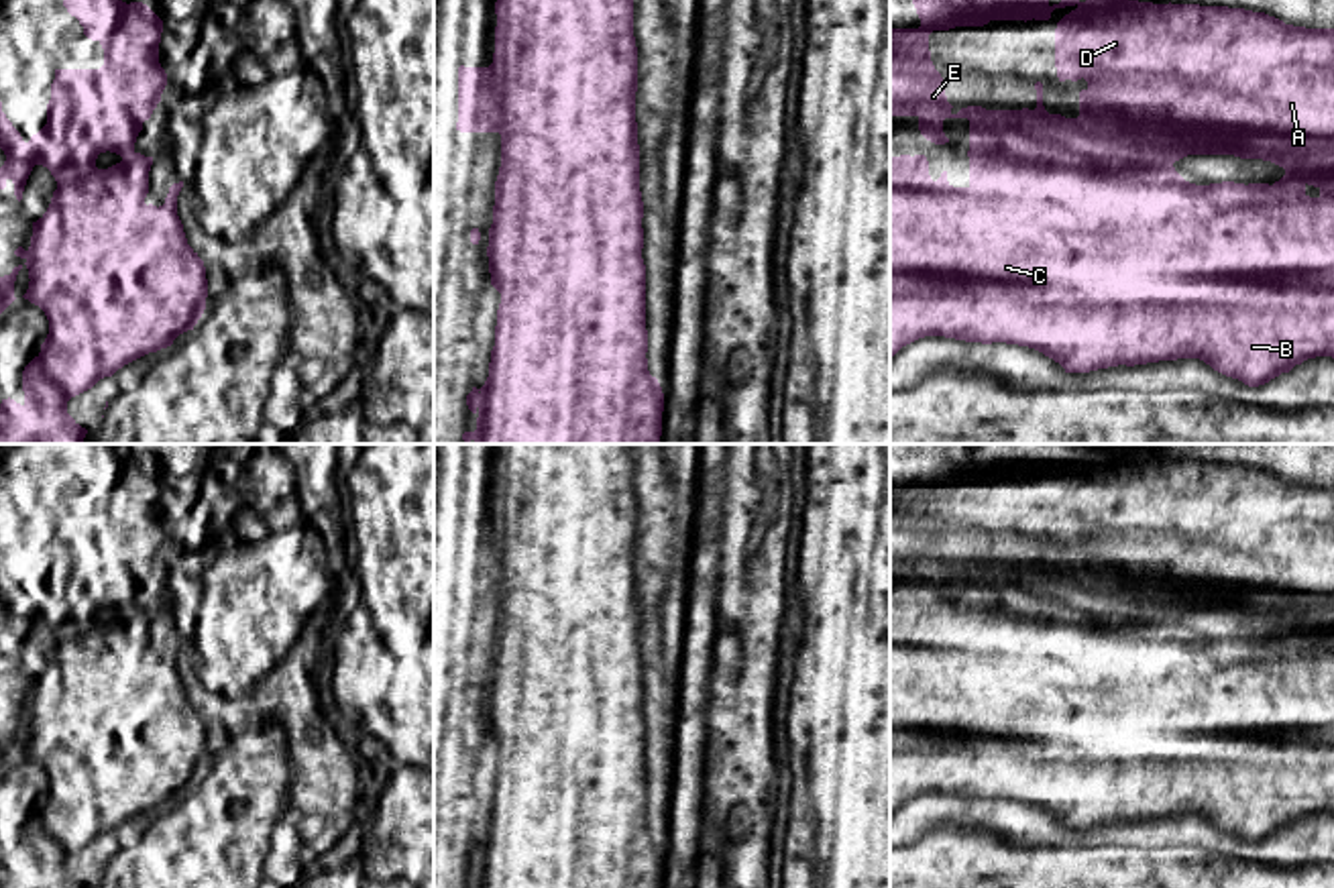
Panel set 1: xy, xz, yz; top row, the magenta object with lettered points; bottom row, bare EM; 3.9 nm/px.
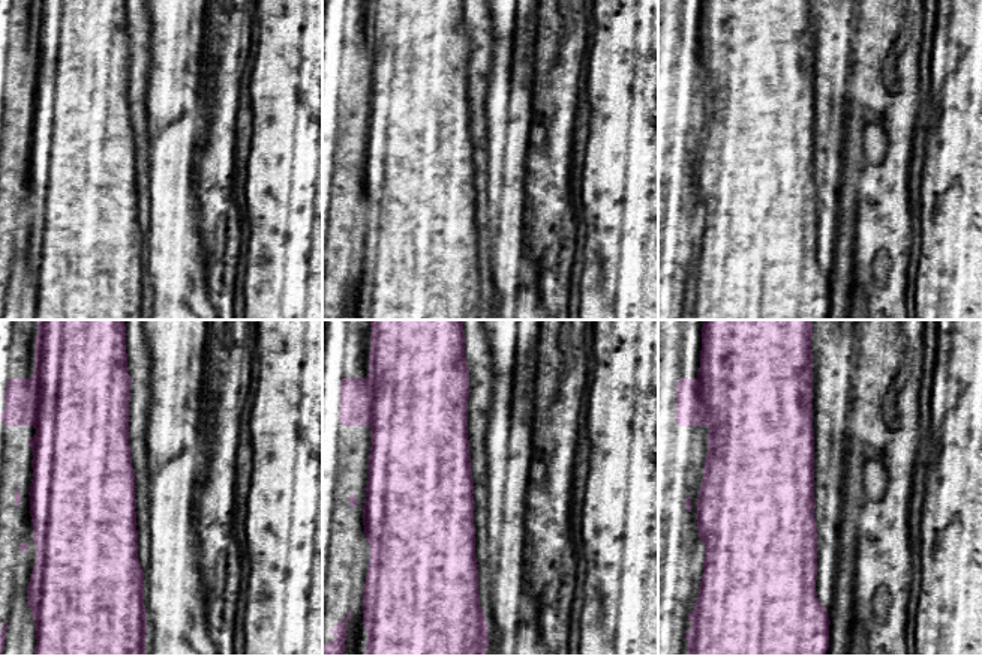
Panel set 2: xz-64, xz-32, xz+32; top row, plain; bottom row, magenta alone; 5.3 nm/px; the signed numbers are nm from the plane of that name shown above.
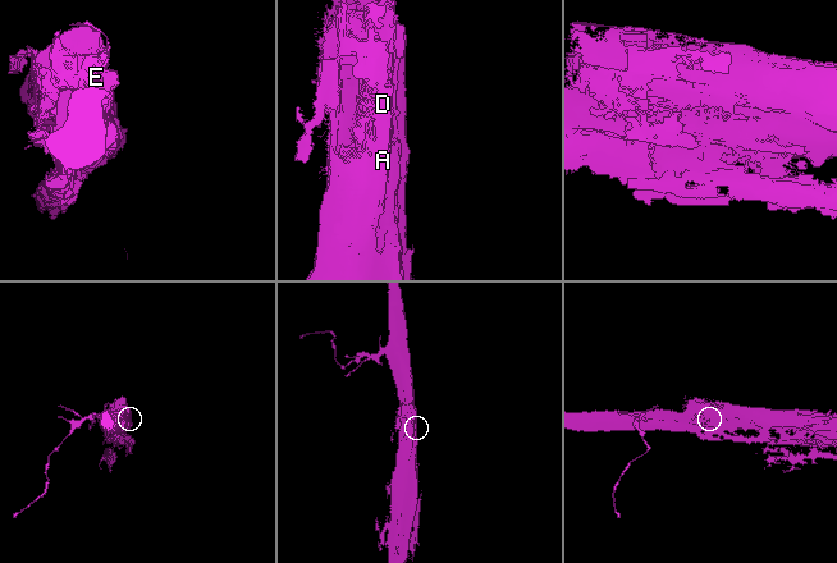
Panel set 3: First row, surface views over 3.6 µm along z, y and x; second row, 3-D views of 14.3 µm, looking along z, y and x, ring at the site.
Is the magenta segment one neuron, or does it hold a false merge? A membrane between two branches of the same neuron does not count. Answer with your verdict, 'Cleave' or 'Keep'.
Cleave

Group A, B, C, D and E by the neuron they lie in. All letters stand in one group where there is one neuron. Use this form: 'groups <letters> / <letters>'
groups A D E / B C

